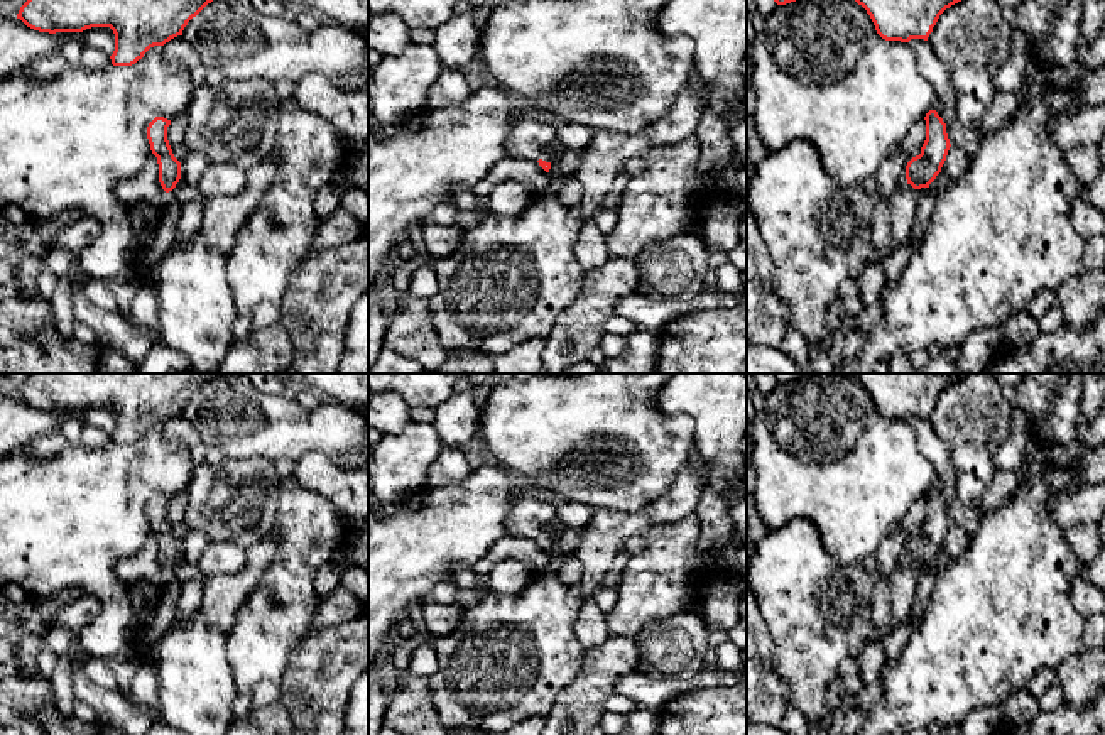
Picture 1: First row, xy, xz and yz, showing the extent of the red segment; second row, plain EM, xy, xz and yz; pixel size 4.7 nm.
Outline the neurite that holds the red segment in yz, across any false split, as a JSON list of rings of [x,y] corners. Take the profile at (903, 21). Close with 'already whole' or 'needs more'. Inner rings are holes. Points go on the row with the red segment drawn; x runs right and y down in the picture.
[[[855,0],[885,41],[928,41],[939,15],[961,0]]]; already whole

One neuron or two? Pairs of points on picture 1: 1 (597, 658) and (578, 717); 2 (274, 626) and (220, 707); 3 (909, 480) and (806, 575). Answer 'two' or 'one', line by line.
1: one
2: two
3: two

